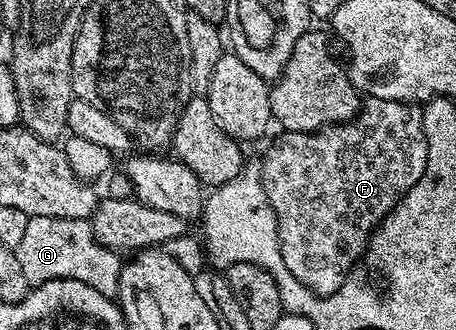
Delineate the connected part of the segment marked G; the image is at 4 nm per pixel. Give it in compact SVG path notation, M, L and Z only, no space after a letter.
M32 217L16 252L24 269L24 279L28 279L31 286L56 279L76 279L88 283L88 287L96 287L100 295L111 299L118 296L123 258L99 243L89 220Z

